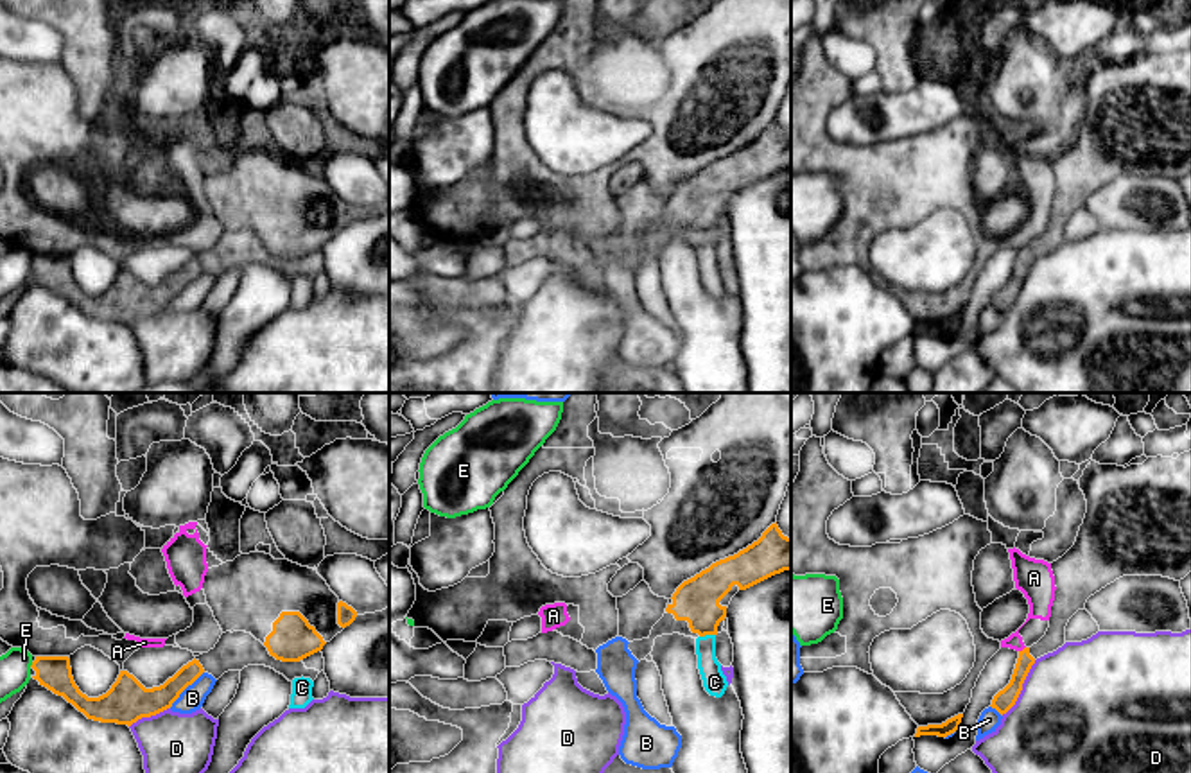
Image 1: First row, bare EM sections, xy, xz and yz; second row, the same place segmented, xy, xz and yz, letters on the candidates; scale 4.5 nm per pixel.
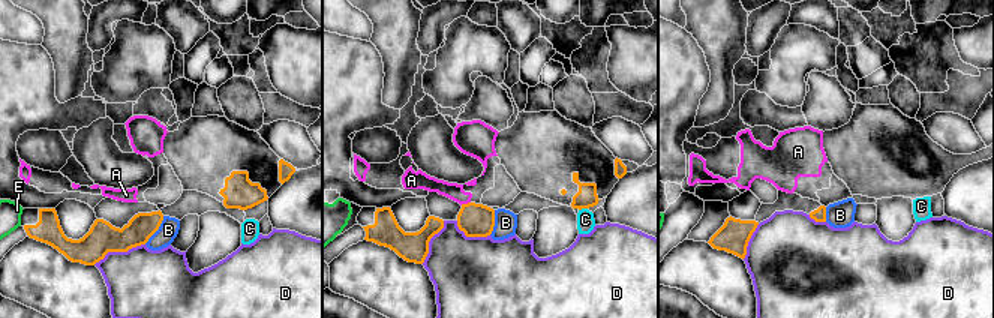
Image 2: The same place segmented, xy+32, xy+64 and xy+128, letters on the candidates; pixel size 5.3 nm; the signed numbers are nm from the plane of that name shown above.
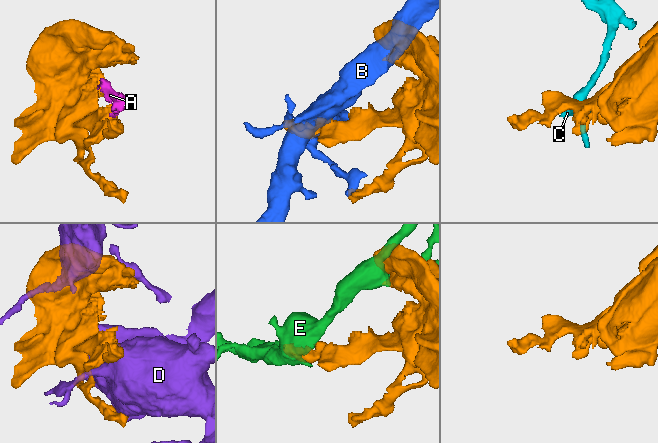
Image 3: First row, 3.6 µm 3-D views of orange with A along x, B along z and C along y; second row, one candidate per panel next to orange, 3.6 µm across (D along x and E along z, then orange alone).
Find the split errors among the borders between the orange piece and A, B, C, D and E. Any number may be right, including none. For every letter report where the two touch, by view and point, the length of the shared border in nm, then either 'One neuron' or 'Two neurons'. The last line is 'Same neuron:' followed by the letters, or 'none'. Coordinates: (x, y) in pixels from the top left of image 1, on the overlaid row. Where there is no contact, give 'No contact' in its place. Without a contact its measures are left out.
A: Touches orange at yz (1023, 650). Shared border 40 nm. Two neurons
B: Touches orange at xy (185, 687). Shared border 220 nm. Two neurons
C: Touches orange at xz (707, 634). Shared border 70 nm. Two neurons
D: Touches orange at yz (1021, 689). Shared border 300 nm. Two neurons
E: Touches orange at xy (33, 664). Shared border 30 nm. Two neurons
Same neuron: none

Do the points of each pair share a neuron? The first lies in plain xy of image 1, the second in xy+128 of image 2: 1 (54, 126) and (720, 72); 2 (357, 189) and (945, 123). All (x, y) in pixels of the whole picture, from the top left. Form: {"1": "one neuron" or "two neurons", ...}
{"1": "two neurons", "2": "one neuron"}

